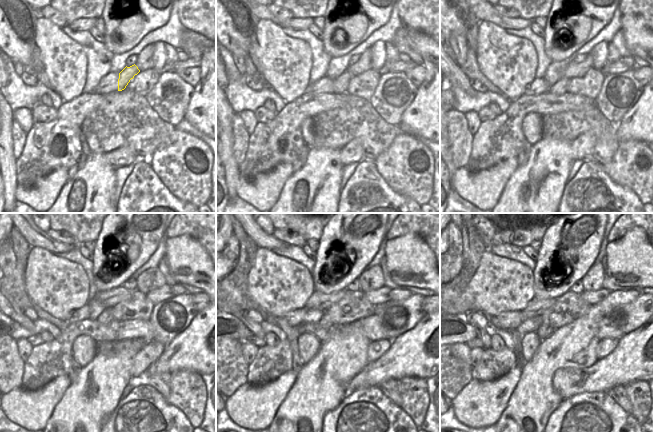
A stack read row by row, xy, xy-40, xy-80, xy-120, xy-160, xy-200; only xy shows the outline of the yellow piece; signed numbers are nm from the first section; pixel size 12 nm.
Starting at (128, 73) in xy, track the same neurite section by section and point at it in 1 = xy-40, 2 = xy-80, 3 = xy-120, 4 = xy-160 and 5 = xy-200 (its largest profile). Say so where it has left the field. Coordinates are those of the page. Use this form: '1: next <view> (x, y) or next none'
1: next xy-40 (341, 83)
2: next xy-80 (559, 88)
3: next xy-120 (106, 316)
4: next xy-160 (325, 322)
5: next xy-200 (543, 332)

